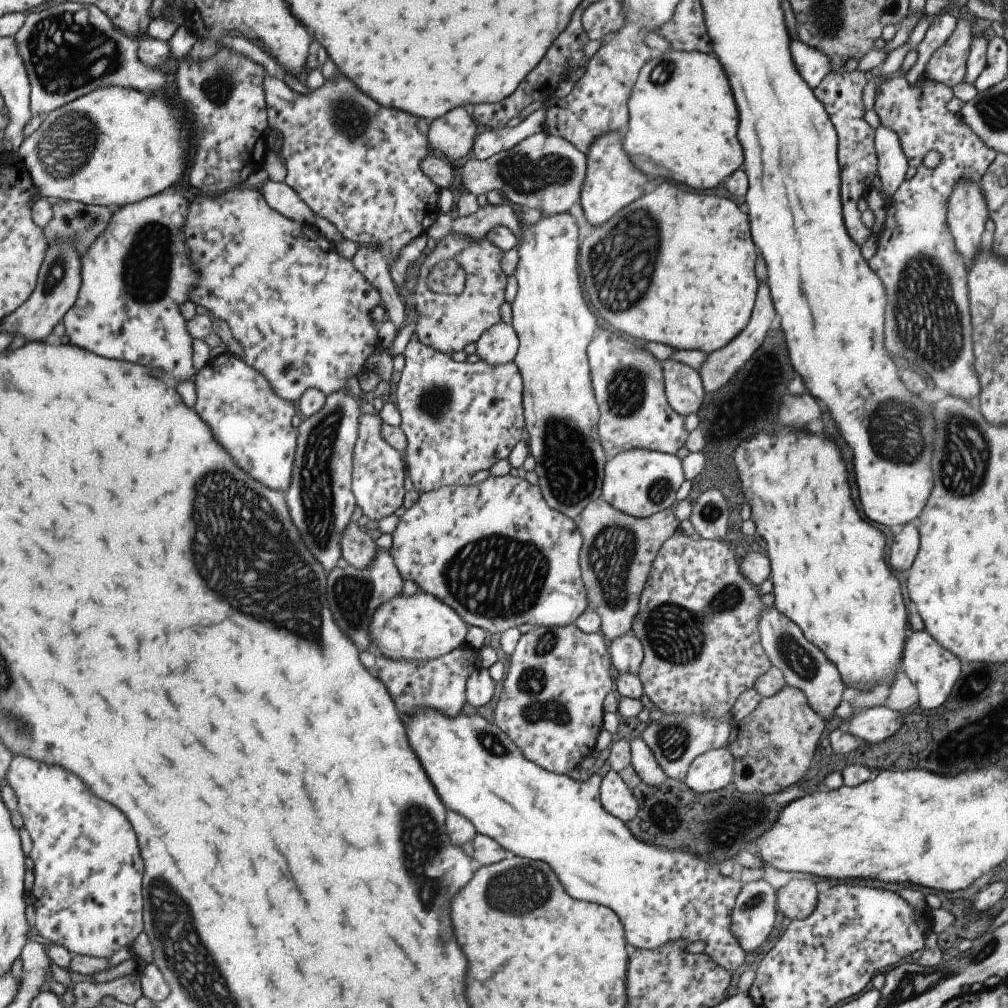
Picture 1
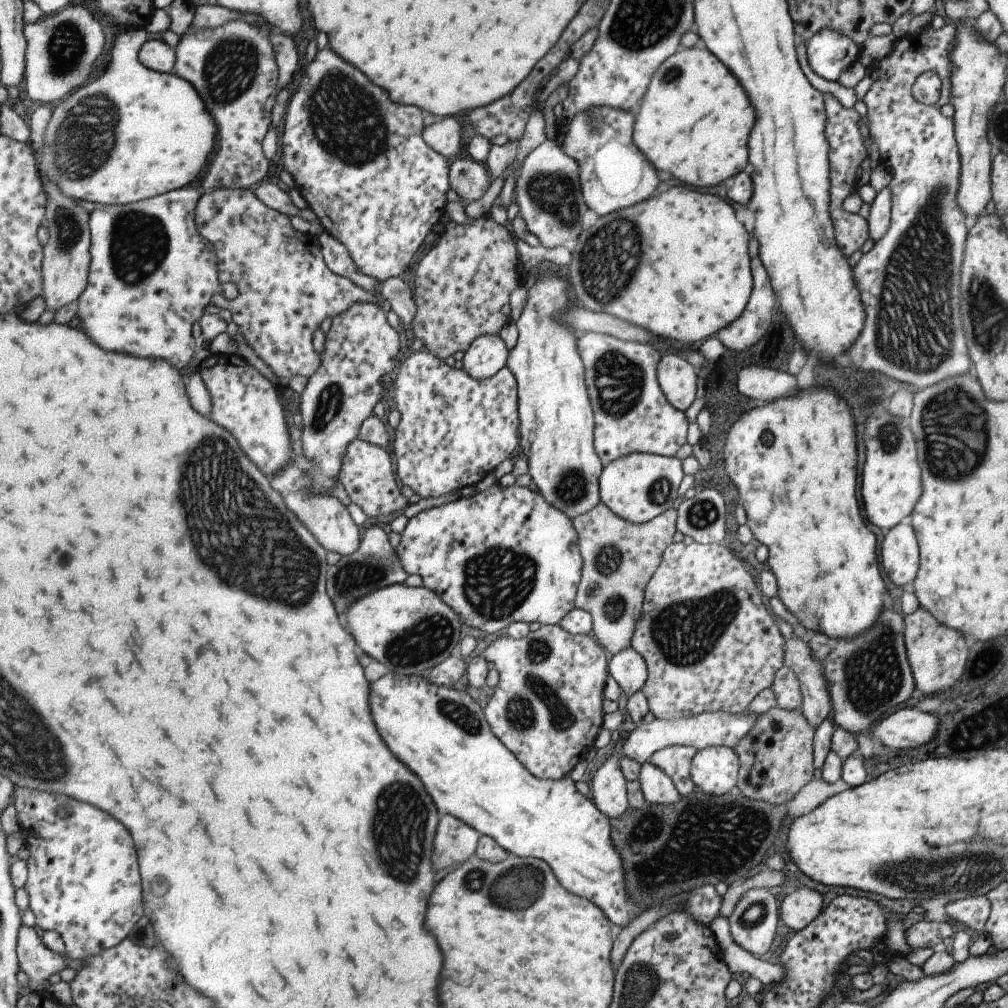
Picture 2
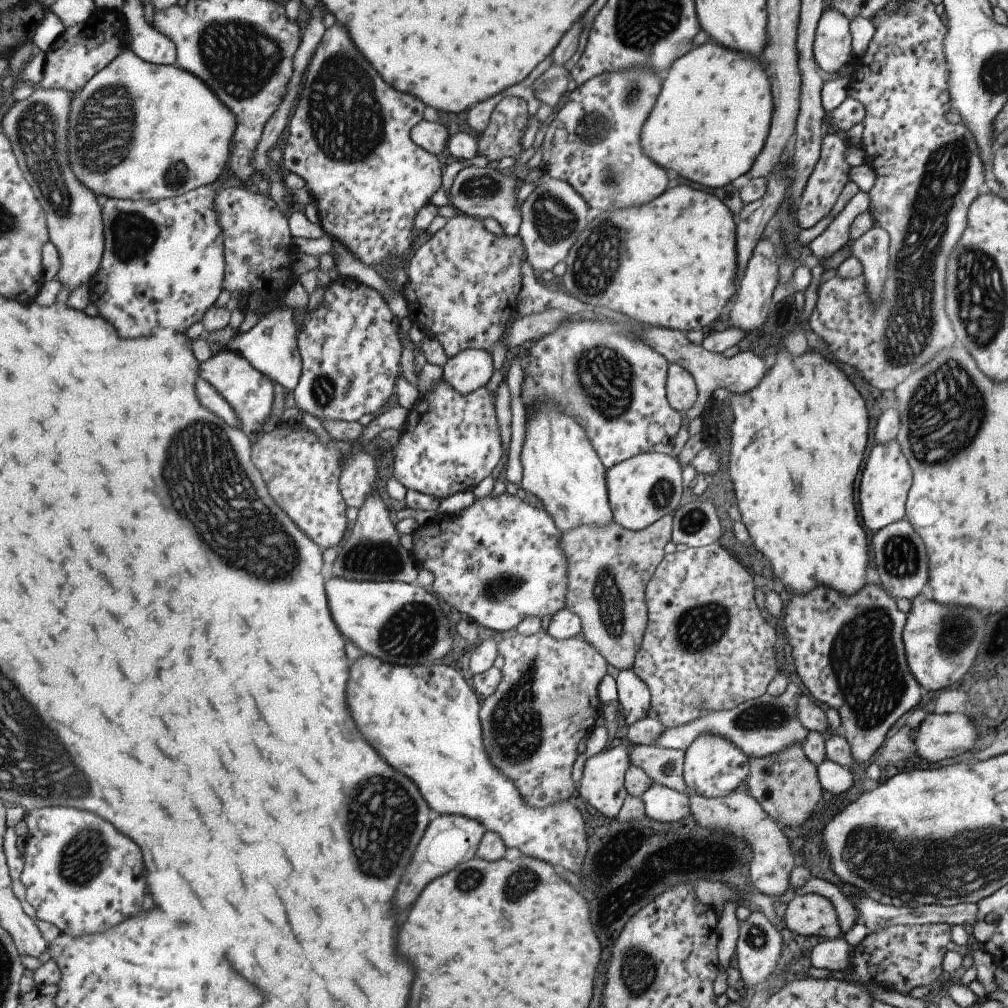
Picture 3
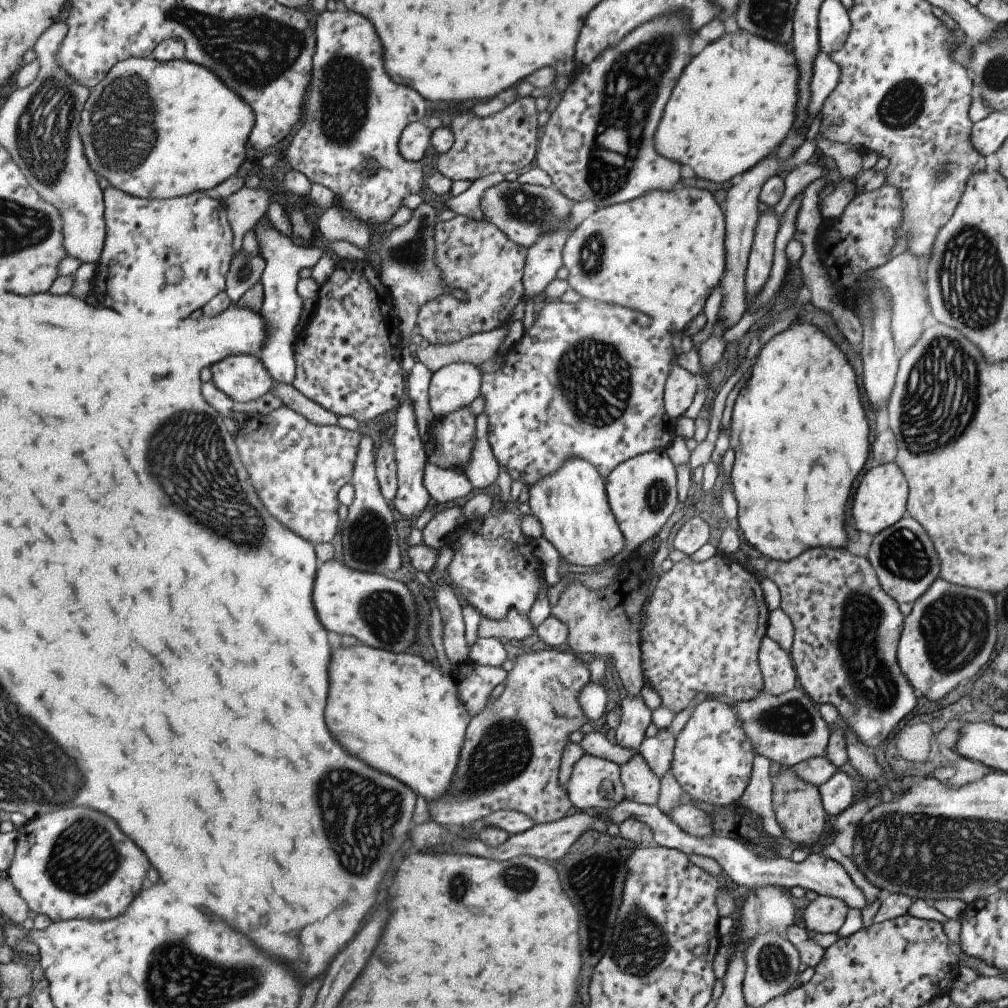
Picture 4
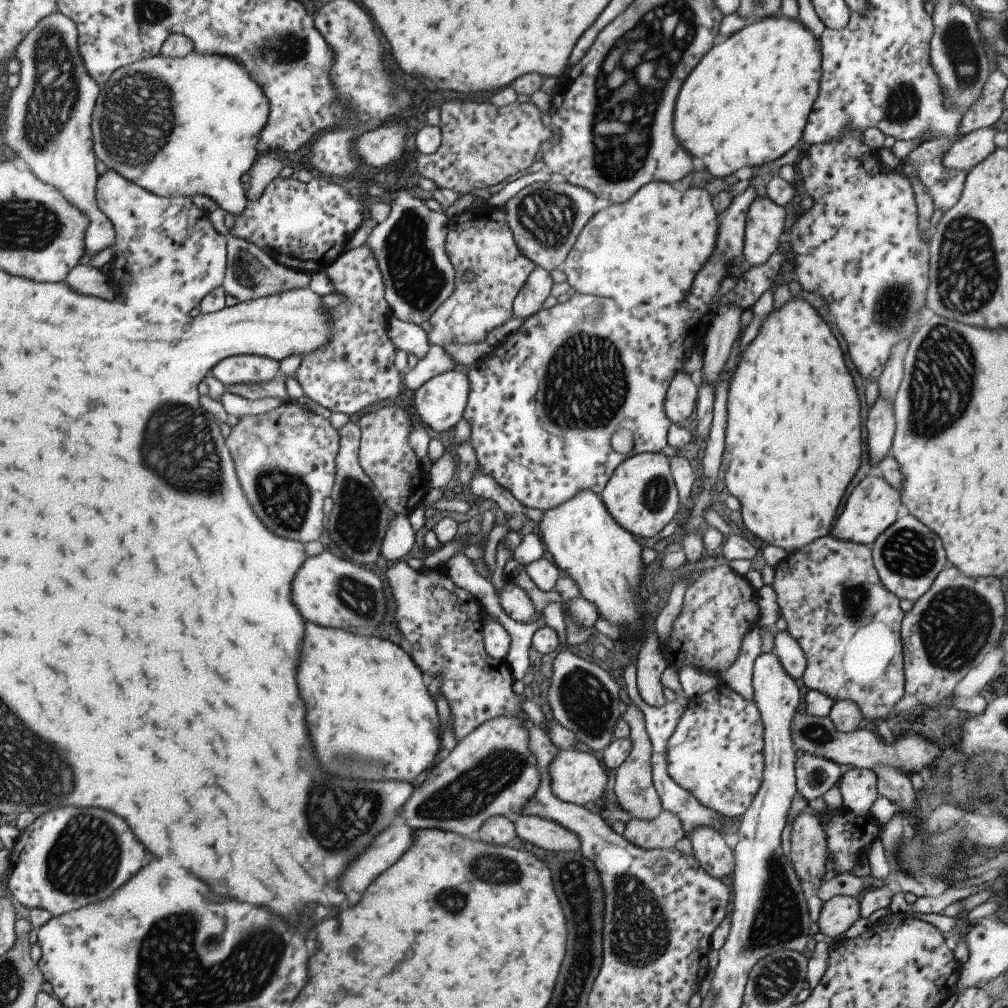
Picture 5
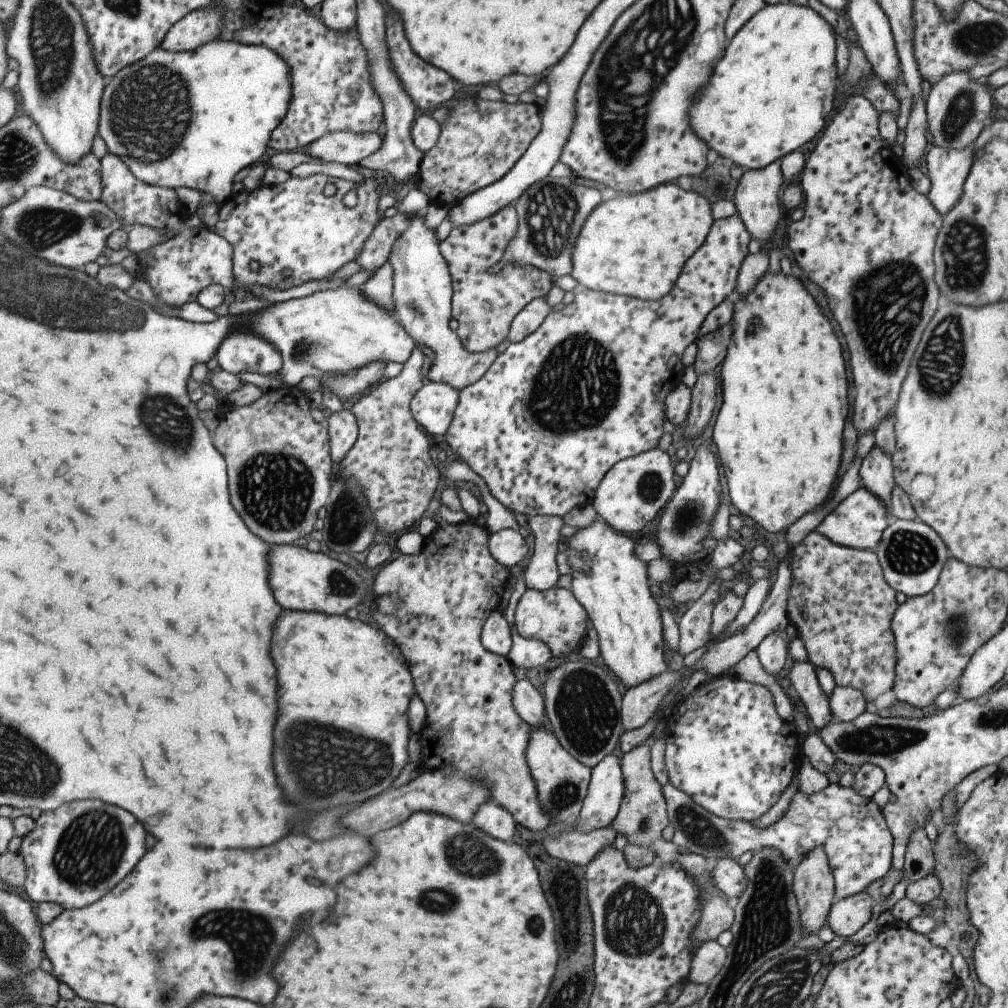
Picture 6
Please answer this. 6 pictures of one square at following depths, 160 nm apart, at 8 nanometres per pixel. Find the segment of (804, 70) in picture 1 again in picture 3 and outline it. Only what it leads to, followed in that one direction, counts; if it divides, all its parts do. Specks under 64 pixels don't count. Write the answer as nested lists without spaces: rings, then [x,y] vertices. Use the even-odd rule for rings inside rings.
[[[831,7],[822,9],[815,30],[812,52],[815,62],[828,73],[836,73],[845,63],[853,61],[850,56],[850,30],[848,20]]]

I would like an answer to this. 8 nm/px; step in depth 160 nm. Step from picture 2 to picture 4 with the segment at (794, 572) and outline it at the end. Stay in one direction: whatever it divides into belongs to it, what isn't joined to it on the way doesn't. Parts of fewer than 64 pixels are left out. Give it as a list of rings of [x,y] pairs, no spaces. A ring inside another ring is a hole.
[[[794,320],[794,323],[791,323],[787,330],[775,334],[764,345],[761,345],[754,362],[749,378],[745,380],[739,388],[739,392],[737,392],[728,427],[728,446],[733,450],[735,458],[730,476],[731,488],[737,503],[734,525],[757,552],[778,561],[794,559],[797,554],[801,554],[803,550],[813,548],[813,546],[845,547],[846,534],[843,530],[843,516],[845,514],[843,512],[845,512],[845,502],[849,498],[847,492],[851,490],[851,484],[853,484],[855,476],[859,474],[859,470],[865,466],[865,460],[867,460],[867,454],[869,454],[869,440],[867,440],[869,438],[867,436],[869,428],[867,428],[865,412],[863,412],[863,406],[861,406],[855,374],[853,374],[851,366],[847,364],[845,356],[837,350],[837,346],[823,332],[819,332],[809,322],[797,322],[797,320]]]

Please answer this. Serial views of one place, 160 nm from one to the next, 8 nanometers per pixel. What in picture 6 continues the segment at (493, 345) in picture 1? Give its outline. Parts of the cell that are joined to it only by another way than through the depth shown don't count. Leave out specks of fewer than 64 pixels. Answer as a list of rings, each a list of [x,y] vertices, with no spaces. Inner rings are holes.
[[[431,381],[415,393],[411,412],[429,435],[445,435],[454,422],[459,399],[461,391],[452,385]]]

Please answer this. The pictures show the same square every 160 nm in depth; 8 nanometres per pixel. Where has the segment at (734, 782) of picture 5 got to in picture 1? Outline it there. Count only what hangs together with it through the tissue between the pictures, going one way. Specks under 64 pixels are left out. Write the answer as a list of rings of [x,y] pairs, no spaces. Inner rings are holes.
[[[727,747],[708,750],[696,756],[688,766],[685,786],[693,792],[715,792],[732,782],[733,758]]]

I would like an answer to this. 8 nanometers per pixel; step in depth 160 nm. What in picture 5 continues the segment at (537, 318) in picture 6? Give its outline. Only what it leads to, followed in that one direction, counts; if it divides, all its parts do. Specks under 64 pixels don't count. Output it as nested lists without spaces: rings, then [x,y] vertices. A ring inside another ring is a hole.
[[[535,267],[526,280],[526,286],[521,288],[514,300],[514,317],[524,321],[540,311],[552,283],[549,272]]]

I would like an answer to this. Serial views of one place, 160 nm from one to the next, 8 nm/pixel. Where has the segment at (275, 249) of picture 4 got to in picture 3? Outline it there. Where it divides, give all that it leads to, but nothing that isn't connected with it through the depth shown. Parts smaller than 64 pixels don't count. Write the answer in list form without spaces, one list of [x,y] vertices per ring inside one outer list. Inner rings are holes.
[[[283,303],[263,315],[260,321],[246,333],[239,334],[237,341],[231,341],[228,348],[246,356],[251,364],[262,373],[266,373],[274,382],[292,393],[300,383],[303,370],[302,356],[298,347],[298,336],[303,326],[297,326],[297,312]]]

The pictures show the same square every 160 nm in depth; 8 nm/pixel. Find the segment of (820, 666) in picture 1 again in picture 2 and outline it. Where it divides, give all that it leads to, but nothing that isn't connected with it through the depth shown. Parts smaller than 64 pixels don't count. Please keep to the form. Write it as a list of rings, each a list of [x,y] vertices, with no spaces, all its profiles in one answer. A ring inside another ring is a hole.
[[[796,631],[784,642],[782,661],[797,677],[802,694],[800,713],[807,724],[816,729],[823,718],[831,712],[831,708],[822,669],[810,654],[802,631]]]

